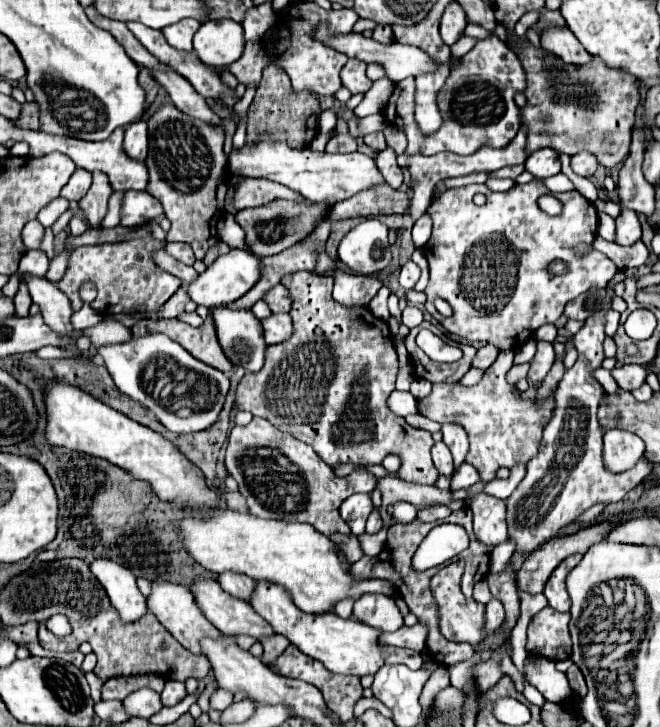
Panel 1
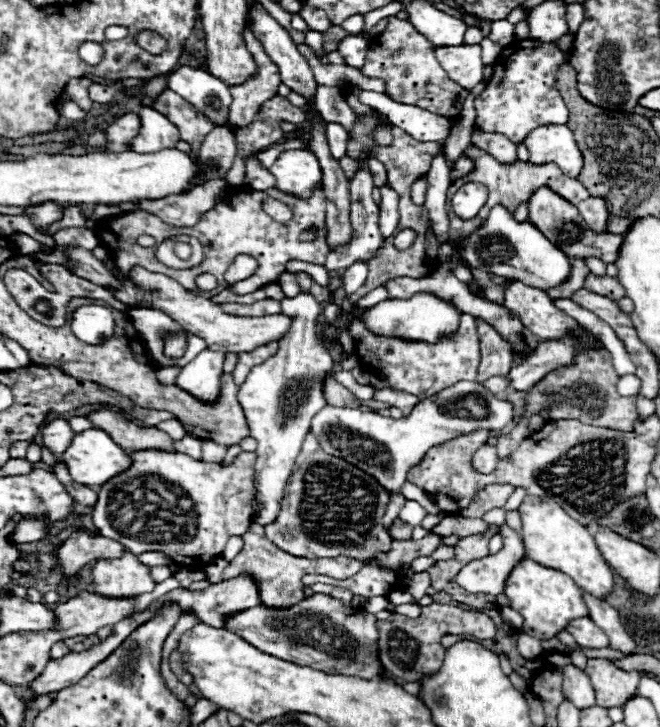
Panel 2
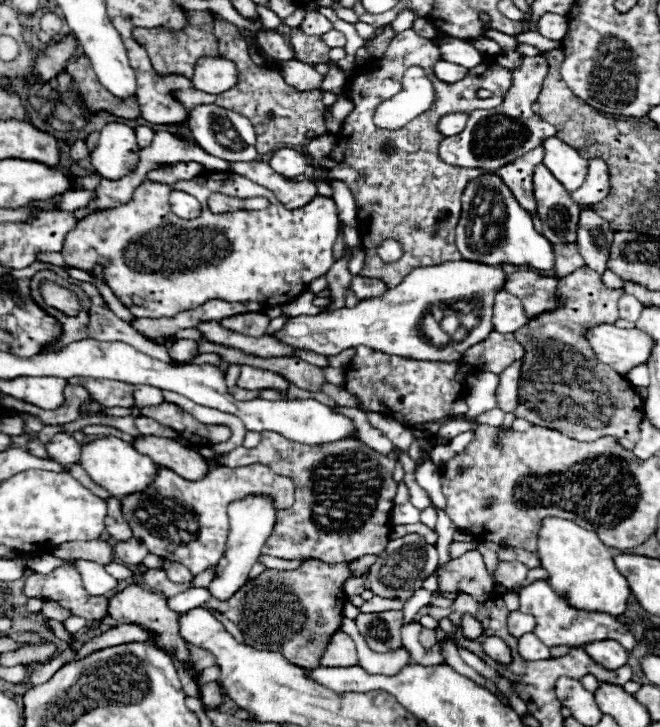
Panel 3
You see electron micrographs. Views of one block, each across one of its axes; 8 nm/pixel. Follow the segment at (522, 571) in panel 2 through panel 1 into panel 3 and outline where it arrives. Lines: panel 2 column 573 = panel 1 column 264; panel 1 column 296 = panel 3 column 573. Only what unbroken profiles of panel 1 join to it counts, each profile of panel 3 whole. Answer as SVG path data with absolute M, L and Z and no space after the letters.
M532 582L524 590L520 590L520 612L532 614L536 618L538 626L536 626L534 634L550 648L552 646L584 648L586 644L596 642L596 640L616 640L628 651L631 651L636 642L634 636L616 618L602 614L602 612L584 612L584 610L576 610L576 608L568 606L562 596L554 594L554 590L550 588L548 582Z

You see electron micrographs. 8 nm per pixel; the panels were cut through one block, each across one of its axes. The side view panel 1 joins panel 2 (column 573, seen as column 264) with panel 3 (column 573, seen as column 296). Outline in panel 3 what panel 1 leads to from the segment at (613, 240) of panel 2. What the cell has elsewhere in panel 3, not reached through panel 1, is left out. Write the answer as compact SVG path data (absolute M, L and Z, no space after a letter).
M538 164L534 170L534 196L536 196L538 216L544 224L544 236L550 242L576 242L576 226L580 220L580 206L576 202L572 202L570 194L564 190L564 186L552 176L552 172L544 164Z

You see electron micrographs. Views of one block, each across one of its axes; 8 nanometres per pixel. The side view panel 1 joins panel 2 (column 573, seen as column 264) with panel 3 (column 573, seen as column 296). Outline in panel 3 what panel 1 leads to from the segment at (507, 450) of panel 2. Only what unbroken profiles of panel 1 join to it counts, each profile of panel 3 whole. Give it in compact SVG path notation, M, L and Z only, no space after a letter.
M584 266L580 272L558 278L556 294L562 302L562 308L542 312L514 332L526 350L522 358L518 406L514 416L550 430L558 430L582 442L602 436L638 442L640 422L644 418L644 402L626 378L596 358L586 338L586 330L590 326L616 324L618 298L622 296L622 290L608 290L602 282L602 276Z

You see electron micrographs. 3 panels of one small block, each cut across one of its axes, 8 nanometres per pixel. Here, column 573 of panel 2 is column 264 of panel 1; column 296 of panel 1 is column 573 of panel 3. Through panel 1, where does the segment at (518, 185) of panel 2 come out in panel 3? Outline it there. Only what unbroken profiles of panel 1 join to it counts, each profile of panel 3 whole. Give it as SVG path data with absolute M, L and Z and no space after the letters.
M602 158L587 160L588 176L584 186L574 190L570 196L576 204L598 204L610 192L610 172L608 164Z

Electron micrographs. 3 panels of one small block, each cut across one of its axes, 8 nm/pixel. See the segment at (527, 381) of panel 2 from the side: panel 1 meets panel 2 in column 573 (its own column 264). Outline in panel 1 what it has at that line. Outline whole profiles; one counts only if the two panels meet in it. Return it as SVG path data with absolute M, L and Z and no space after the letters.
M216 308L214 322L220 346L230 362L248 372L258 372L264 366L266 354L260 320L250 310Z

